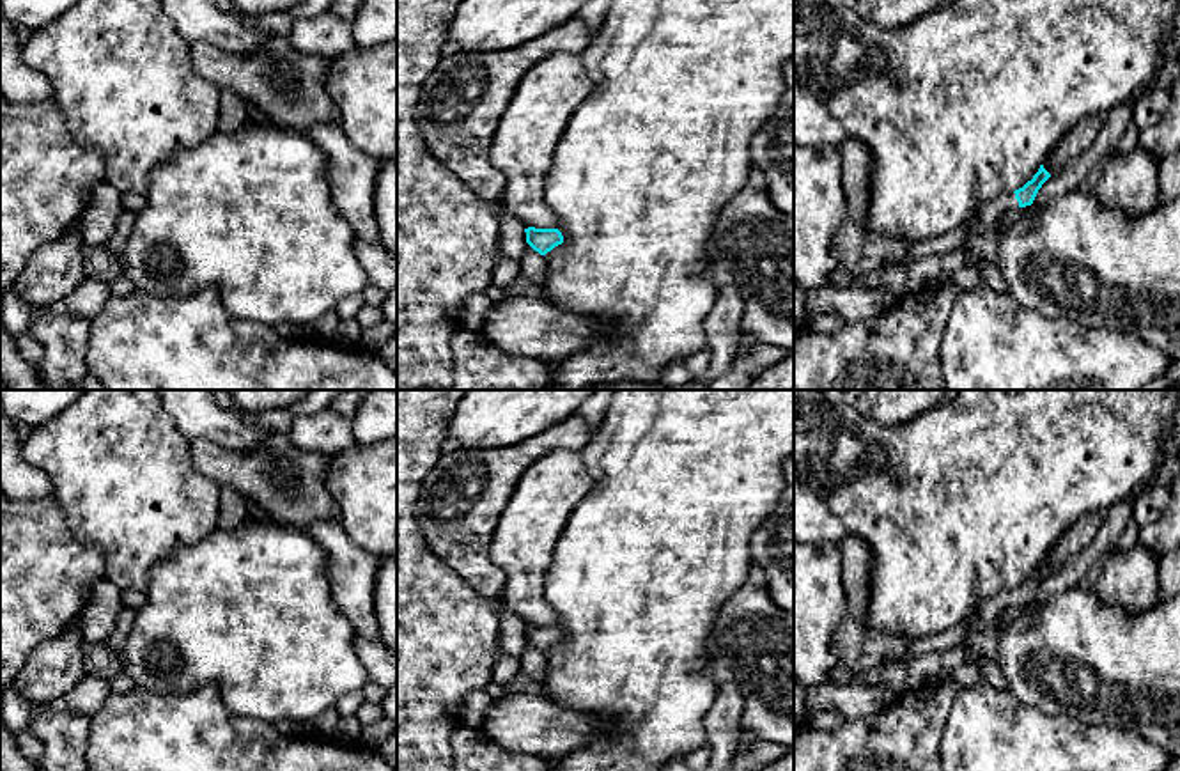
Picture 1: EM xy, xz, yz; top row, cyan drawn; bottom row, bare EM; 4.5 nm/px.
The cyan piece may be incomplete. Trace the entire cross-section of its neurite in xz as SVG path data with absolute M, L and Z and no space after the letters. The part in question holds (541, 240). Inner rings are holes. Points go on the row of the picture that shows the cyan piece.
M528 227L524 229L524 232L526 232L526 243L540 255L546 255L555 246L563 243L563 236L558 229Z

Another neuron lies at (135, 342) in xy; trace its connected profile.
M214 285L184 298L110 296L90 319L85 363L105 390L397 390L397 372L377 351L314 337L280 339L273 326L232 319Z

